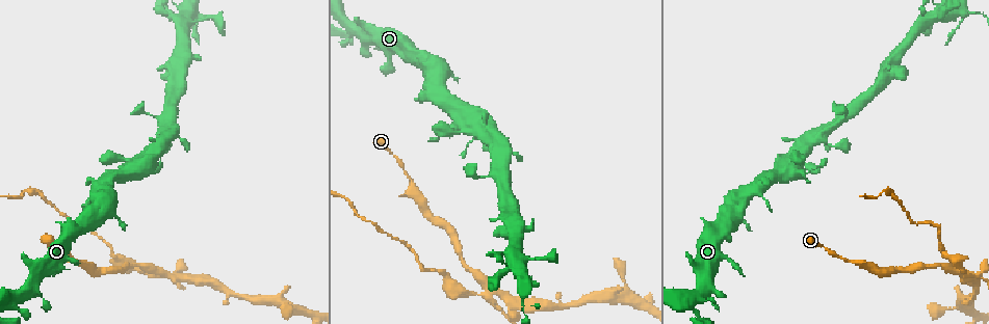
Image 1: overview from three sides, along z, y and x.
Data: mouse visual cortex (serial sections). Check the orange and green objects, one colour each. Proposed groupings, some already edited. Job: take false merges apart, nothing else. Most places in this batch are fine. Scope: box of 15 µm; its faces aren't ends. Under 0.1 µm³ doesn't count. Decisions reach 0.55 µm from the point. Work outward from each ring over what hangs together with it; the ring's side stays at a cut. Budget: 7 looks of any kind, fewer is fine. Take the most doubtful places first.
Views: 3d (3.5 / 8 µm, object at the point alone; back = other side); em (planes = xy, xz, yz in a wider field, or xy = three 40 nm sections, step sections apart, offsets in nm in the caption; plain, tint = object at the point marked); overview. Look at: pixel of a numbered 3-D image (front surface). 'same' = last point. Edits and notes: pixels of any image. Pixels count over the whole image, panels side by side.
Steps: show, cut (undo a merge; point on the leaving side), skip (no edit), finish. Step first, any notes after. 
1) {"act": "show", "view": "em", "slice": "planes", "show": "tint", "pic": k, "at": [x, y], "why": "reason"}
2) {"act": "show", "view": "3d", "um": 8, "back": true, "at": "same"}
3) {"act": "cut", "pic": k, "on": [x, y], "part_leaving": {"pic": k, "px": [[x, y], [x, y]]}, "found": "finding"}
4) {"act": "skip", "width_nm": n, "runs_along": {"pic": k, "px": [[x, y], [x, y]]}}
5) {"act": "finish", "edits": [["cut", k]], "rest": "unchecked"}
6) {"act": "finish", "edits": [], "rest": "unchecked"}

{"act": "show", "view": "em", "slice": "planes", "show": "tint", "pic": 1, "at": [154, 272]}

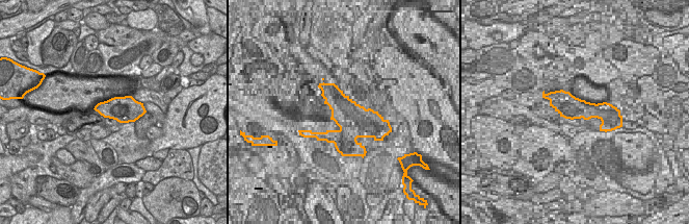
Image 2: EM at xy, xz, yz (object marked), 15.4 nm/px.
{"act": "show", "view": "3d", "um": 3.5, "at": "same", "why": "wider look"}

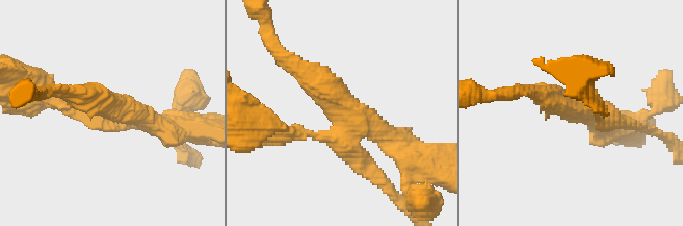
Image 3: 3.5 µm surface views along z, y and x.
{"act": "cut", "pic": 3, "on": [64, 108], "arm_widths_nm": [150, 250, 300, 300], "part_leaving": {"pic": 3, "px": [[337, 133], [286, 133], [254, 120]]}, "found": "two cells meet here"}

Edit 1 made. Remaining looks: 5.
{"act": "show", "view": "overview"}

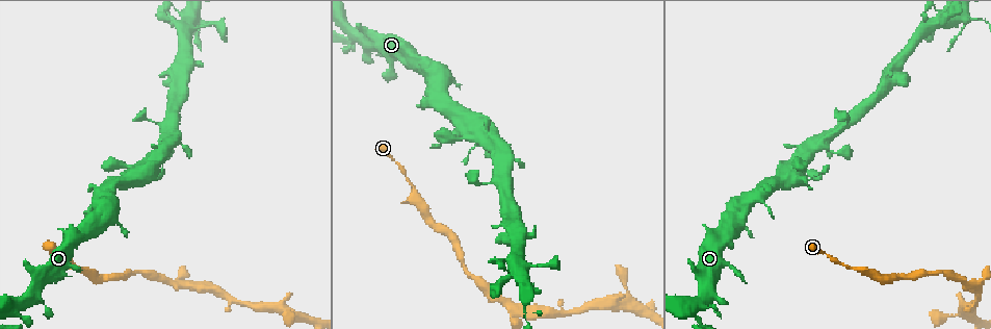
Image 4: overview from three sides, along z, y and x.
{"act": "show", "view": "3d", "um": 3.5, "pic": 4, "at": [792, 178], "why": "thick turns thin"}

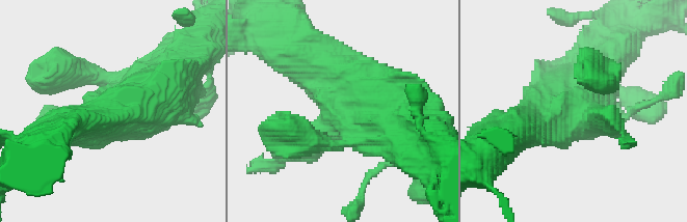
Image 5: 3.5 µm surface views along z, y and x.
{"act": "show", "view": "em", "slice": "xy", "step": 1, "show": "tint", "pic": 5, "at": [358, 112]}

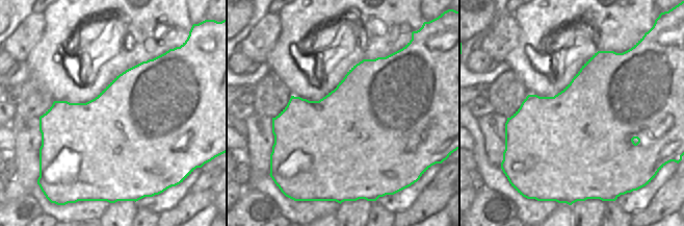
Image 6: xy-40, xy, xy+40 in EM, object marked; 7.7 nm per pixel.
{"act": "show", "view": "em", "slice": "planes", "show": "tint", "at": "same"}

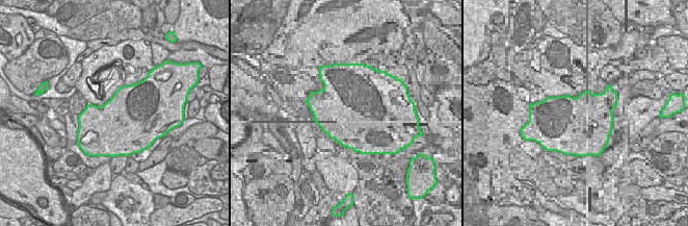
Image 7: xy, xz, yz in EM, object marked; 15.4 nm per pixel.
{"act": "skip", "runs_along": {"pic": 5, "px": [[288, 61], [402, 117]]}, "found": "one cell here"}

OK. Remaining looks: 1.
{"act": "finish", "edits": [["cut", 3]], "rest": "unchecked"}

